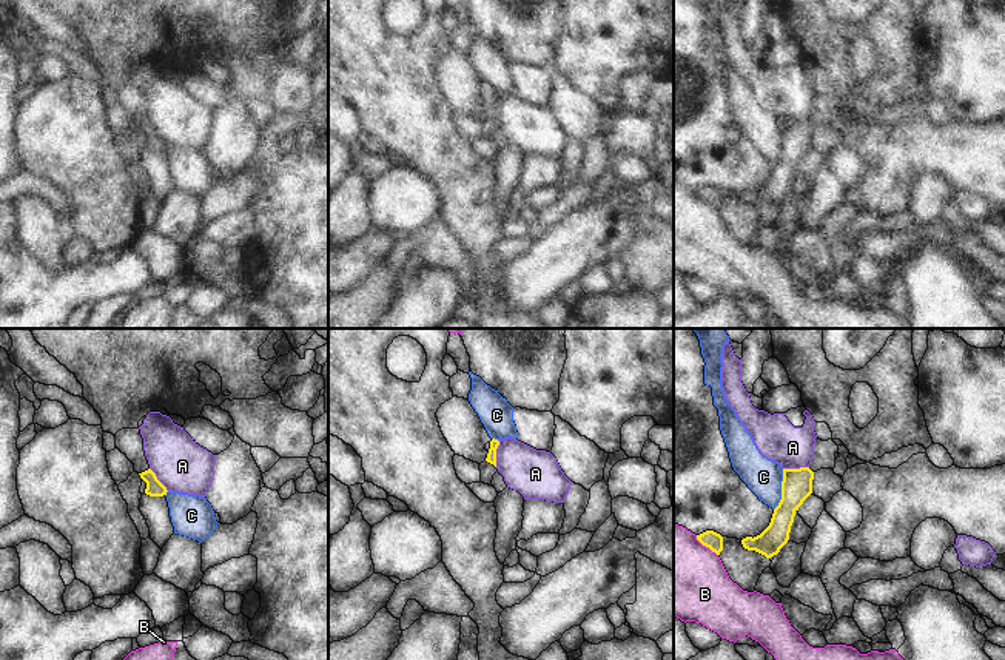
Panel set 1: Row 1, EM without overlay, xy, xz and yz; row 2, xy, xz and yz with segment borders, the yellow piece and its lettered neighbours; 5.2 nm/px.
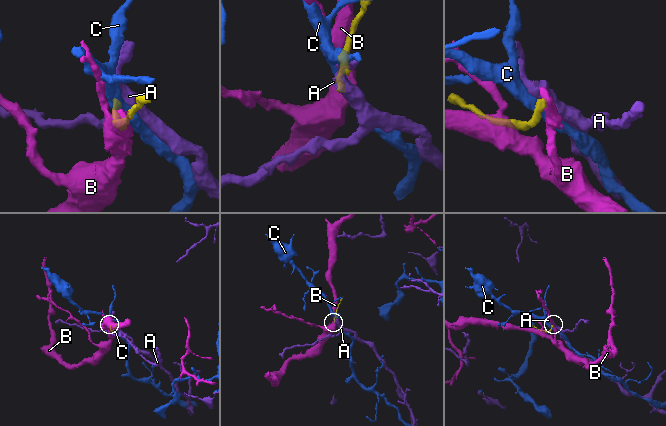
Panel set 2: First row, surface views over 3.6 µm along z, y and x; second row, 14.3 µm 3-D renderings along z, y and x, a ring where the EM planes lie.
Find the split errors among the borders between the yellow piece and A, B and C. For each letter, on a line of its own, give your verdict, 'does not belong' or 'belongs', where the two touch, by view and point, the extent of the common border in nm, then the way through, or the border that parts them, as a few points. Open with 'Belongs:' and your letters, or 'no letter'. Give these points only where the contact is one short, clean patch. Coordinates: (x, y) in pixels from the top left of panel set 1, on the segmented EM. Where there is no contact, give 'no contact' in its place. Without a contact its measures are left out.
Belongs: no letter
A: does not belong | xz (495, 454) | 140 nm | along xz (498, 440), (495, 466)
B: does not belong | yz (706, 546) | 160 nm
C: does not belong | yz (782, 489) | 220 nm | along yz (783, 469), (782, 498), (774, 509)

